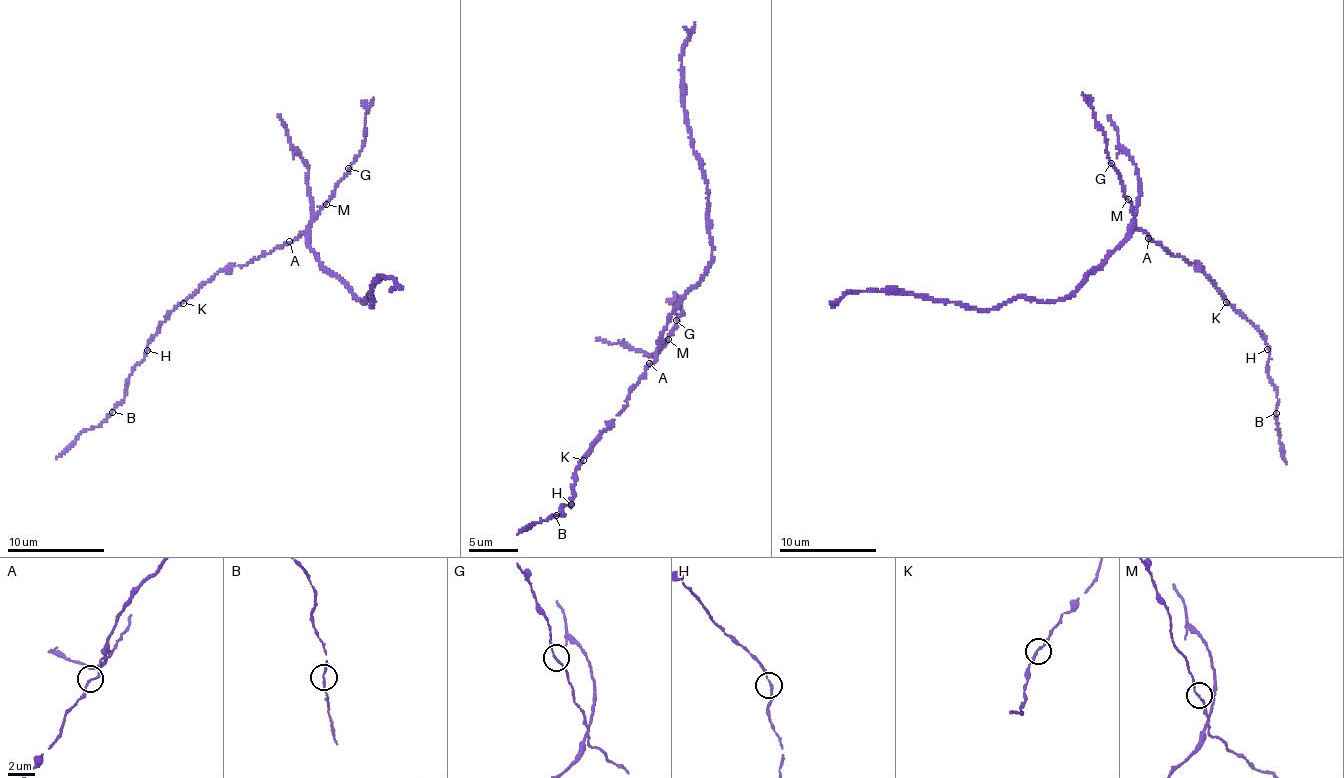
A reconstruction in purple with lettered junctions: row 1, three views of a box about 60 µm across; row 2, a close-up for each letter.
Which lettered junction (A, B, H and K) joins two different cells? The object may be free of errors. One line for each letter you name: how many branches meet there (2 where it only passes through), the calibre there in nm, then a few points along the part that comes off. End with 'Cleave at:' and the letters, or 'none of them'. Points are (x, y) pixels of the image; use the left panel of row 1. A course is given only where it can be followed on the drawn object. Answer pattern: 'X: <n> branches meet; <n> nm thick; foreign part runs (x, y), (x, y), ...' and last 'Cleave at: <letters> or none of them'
A: 2 branches meet; 160 nm thick; foreign part runs (290, 242), (307, 236), (317, 260), (362, 302), (371, 296), (374, 304), (370, 295), (387, 276), (402, 289)
Cleave at: A

